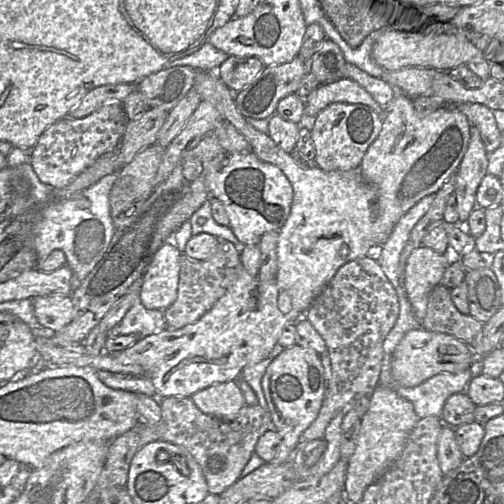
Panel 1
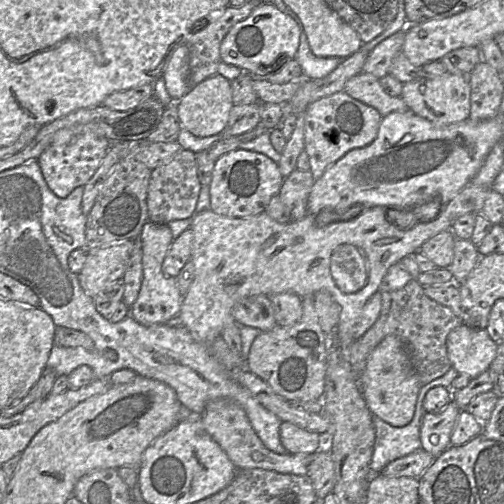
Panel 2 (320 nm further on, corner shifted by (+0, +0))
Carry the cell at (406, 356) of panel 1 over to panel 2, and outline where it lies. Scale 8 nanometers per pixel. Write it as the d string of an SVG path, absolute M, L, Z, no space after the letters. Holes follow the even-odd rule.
M388 335L373 349L359 375L359 383L362 396L373 416L394 427L403 427L412 420L421 383L409 351L400 338Z

